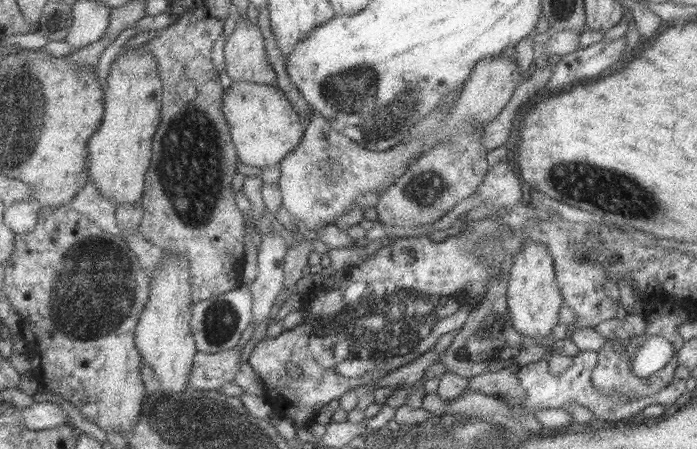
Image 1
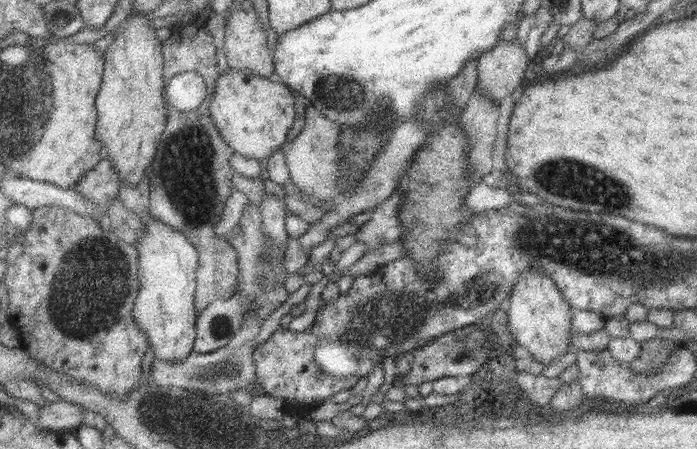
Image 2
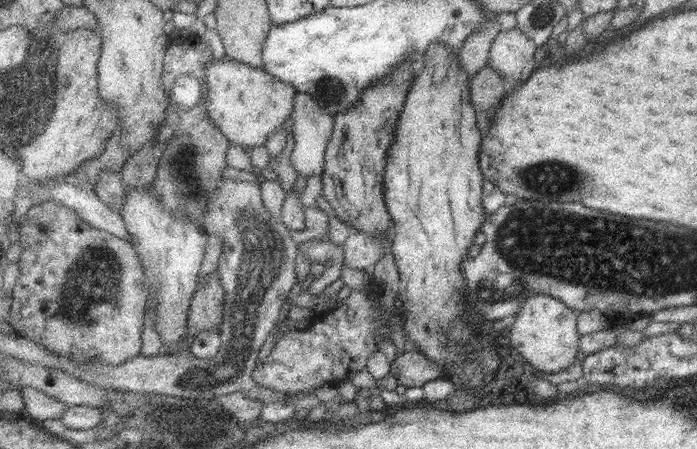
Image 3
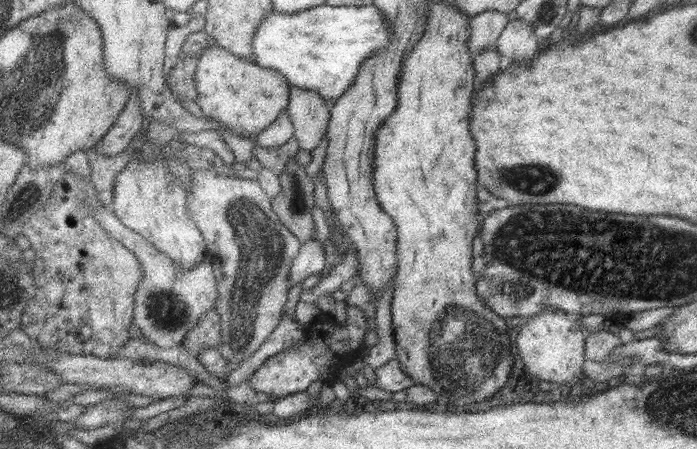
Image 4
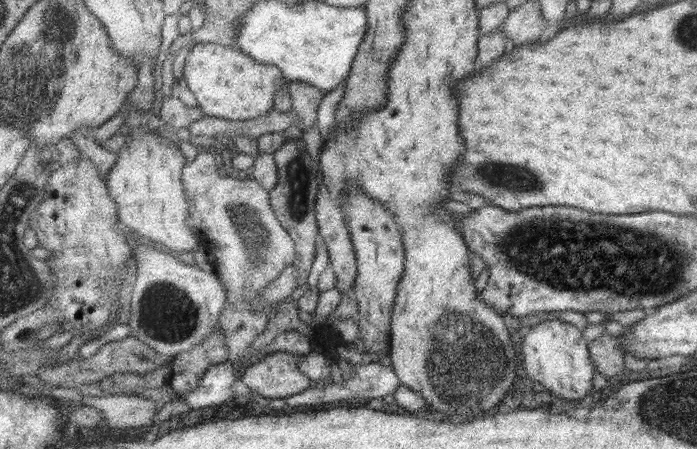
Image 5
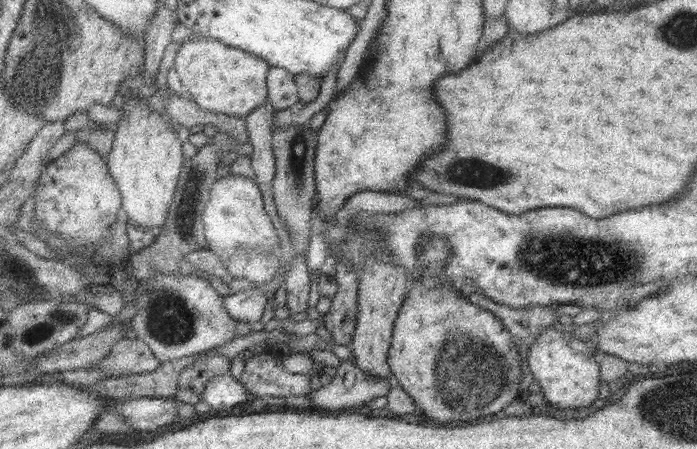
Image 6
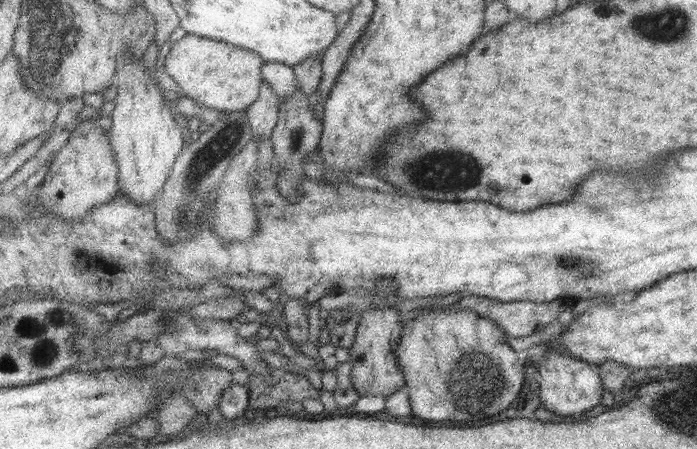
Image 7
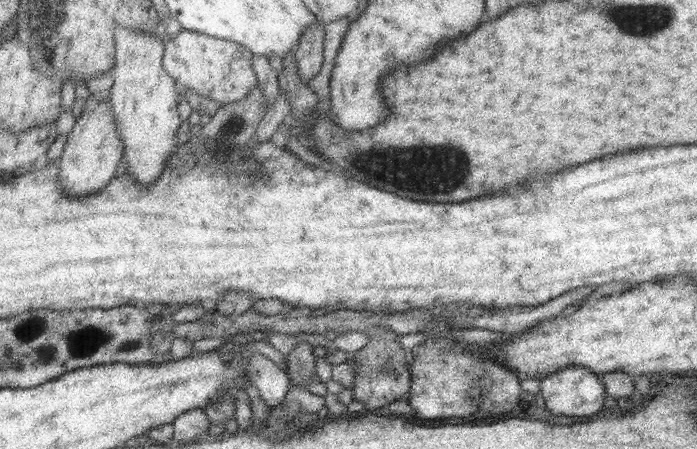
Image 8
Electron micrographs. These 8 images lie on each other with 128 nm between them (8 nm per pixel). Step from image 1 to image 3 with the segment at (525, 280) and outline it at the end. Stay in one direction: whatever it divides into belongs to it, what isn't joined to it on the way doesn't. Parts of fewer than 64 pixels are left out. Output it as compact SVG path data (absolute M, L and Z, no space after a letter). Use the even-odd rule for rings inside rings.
M541 293L527 294L513 317L513 324L509 326L510 346L521 362L543 373L556 373L575 360L580 337L576 328L577 313L565 303Z

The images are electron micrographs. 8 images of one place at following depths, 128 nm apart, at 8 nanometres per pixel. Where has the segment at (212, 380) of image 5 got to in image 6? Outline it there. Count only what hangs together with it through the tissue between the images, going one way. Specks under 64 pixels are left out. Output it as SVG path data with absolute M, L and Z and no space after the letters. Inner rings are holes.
M229 372L213 377L211 383L207 383L203 401L207 402L213 410L227 410L241 402L247 402L250 399L247 391L245 384Z

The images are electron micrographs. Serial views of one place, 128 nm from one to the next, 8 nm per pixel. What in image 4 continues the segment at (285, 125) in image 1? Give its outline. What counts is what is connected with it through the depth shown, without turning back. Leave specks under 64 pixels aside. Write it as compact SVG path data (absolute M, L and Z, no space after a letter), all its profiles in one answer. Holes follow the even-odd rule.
M218 44L202 50L195 77L198 84L196 102L203 114L223 122L233 128L237 135L249 139L255 139L291 104L293 86L283 73L263 68L254 60L235 56L235 53Z

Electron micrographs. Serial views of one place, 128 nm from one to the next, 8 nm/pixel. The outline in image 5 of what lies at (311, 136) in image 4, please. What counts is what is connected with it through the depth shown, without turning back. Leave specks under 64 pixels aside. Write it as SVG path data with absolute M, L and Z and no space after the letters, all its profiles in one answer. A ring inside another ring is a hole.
M288 82L291 98L293 98L293 108L301 120L299 128L302 131L309 130L313 124L317 125L317 112L323 102L325 92L313 84L307 82Z

